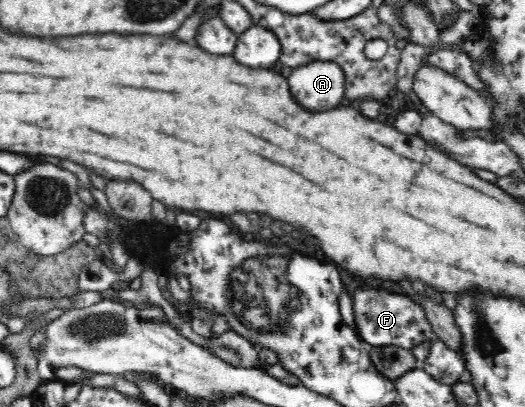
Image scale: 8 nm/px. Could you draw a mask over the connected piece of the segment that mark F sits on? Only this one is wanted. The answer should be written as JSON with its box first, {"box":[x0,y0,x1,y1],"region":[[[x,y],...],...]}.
{"box":[352,285,435,350],"region":[[[361,285],[354,291],[352,300],[357,334],[370,347],[398,346],[412,350],[421,342],[432,340],[435,336],[426,311],[410,296]]]}

